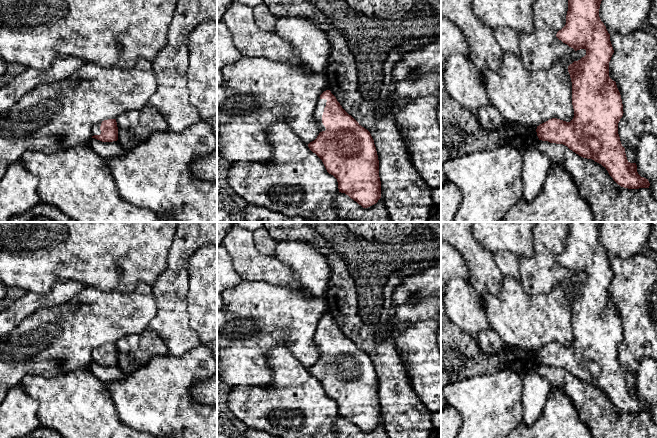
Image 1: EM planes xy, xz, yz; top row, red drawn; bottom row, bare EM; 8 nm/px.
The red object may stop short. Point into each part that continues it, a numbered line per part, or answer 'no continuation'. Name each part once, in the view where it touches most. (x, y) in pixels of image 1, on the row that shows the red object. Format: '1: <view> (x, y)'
1: xz (321, 103)

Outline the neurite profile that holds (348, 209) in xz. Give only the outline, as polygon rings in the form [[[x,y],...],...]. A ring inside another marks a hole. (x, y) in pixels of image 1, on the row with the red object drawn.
[[[339,192],[334,199],[334,208],[339,219],[355,222],[391,222],[387,208],[380,198],[368,208],[363,208],[345,193]]]

